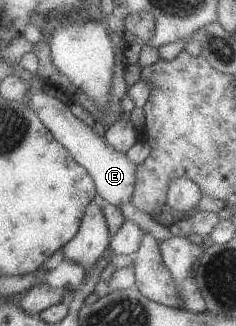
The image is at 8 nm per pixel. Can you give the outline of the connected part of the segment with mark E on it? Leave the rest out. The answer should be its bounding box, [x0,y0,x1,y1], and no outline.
[28,88,135,206]

